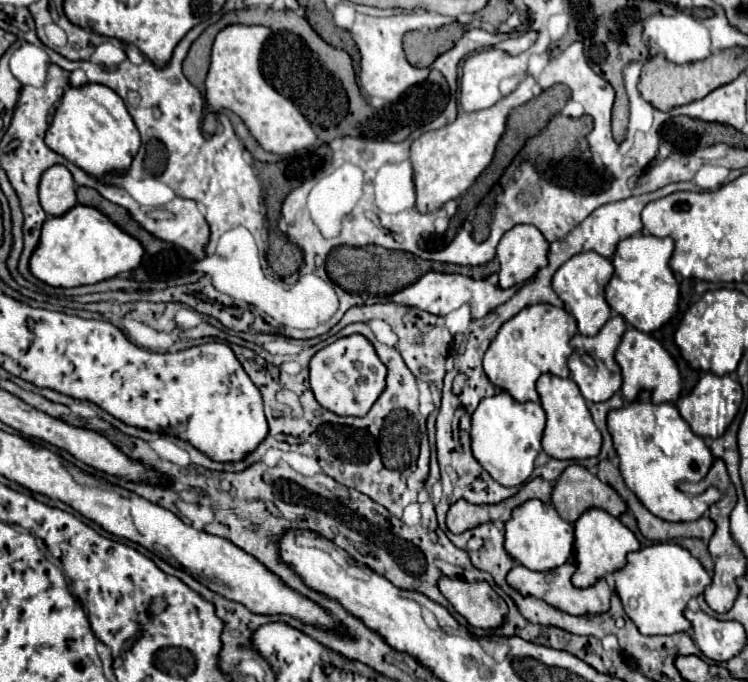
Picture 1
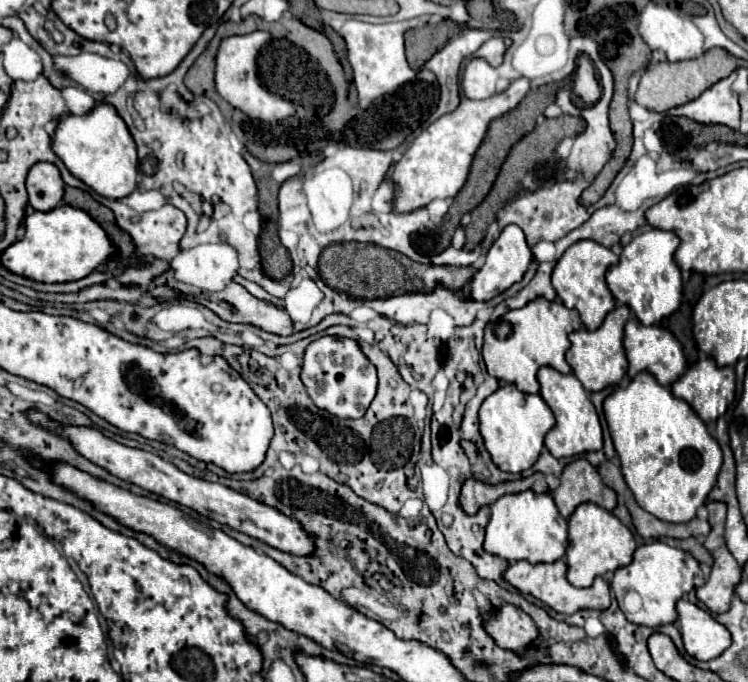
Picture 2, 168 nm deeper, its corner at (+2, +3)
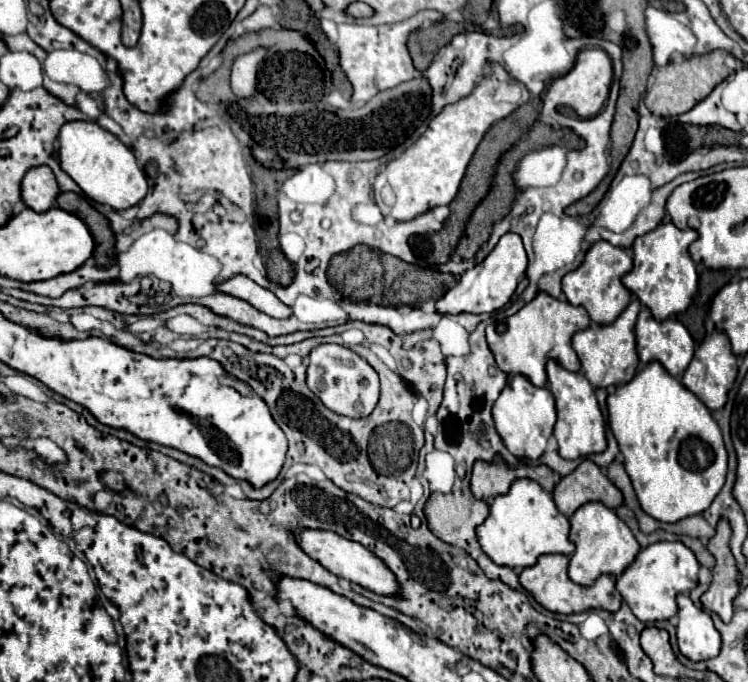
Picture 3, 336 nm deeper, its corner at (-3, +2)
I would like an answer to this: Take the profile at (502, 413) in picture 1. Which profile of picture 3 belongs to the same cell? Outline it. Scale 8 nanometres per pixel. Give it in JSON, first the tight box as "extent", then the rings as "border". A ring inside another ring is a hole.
{"extent":[493,375,555,461],"border":[[[515,375],[507,383],[507,387],[501,391],[499,399],[493,405],[493,421],[499,437],[503,439],[503,445],[517,457],[517,459],[531,459],[537,461],[555,427],[555,401],[549,389],[535,387],[527,377]]]}

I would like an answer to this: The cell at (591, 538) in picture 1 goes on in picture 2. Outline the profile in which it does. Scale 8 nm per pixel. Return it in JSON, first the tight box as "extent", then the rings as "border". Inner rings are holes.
{"extent":[566,502,636,588],"border":[[[586,502],[580,504],[574,514],[568,518],[568,550],[566,550],[566,564],[568,564],[568,582],[576,588],[592,586],[596,576],[606,572],[614,572],[632,562],[632,554],[636,550],[636,542],[632,532],[608,510]]]}

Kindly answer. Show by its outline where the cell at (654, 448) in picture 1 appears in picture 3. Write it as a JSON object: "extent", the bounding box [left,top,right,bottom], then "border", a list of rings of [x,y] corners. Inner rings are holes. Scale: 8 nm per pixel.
{"extent":[607,361,727,523],"border":[[[657,361],[645,365],[629,383],[619,385],[607,397],[609,427],[625,457],[625,471],[633,481],[641,509],[663,523],[675,523],[691,515],[703,513],[721,491],[727,475],[727,451],[723,445],[721,429],[711,417],[711,411],[671,377]]]}

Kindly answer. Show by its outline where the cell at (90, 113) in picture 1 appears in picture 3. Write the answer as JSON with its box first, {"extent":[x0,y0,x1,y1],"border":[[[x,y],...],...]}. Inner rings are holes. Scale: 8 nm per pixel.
{"extent":[59,121,147,211],"border":[[[71,121],[59,133],[59,161],[61,169],[97,203],[111,205],[117,211],[137,205],[147,195],[147,181],[137,167],[133,149],[129,149],[117,135],[99,127],[93,121]]]}

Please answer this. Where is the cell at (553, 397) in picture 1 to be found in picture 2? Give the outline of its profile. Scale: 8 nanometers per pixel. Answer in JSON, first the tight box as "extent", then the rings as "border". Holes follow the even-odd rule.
{"extent":[538,366,602,458],"border":[[[542,366],[538,370],[538,382],[540,382],[540,396],[556,416],[556,424],[546,434],[546,440],[544,440],[550,454],[554,458],[566,458],[566,456],[578,456],[578,454],[600,450],[602,448],[600,420],[580,380],[574,374],[560,374],[550,366]]]}

